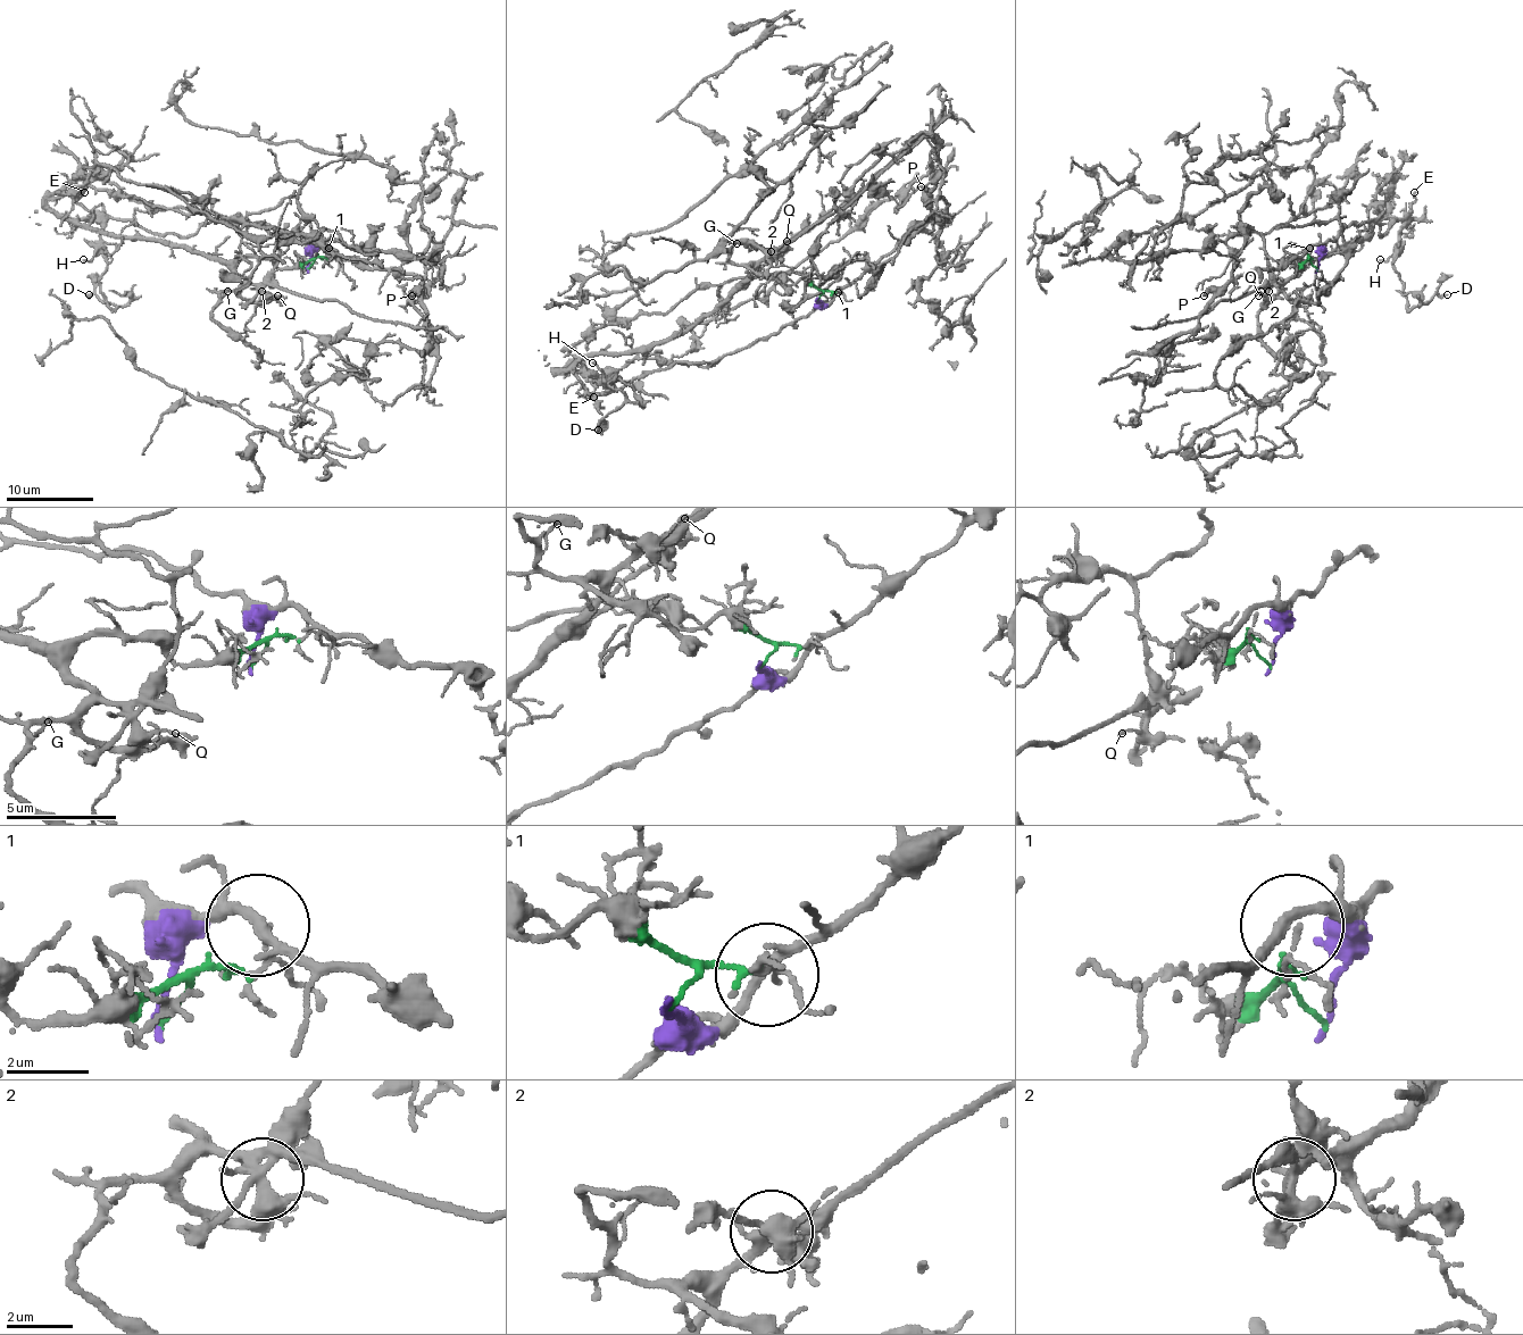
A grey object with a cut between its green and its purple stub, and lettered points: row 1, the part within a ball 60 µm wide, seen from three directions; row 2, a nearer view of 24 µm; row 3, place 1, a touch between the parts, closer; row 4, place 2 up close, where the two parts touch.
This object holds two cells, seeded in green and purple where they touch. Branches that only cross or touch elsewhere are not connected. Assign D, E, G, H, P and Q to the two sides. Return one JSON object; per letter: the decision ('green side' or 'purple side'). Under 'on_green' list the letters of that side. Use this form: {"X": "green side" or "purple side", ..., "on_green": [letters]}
{"D": "purple side", "E": "purple side", "G": "green side", "H": "purple side", "P": "purple side", "Q": "green side", "on_green": ["G", "Q"]}

